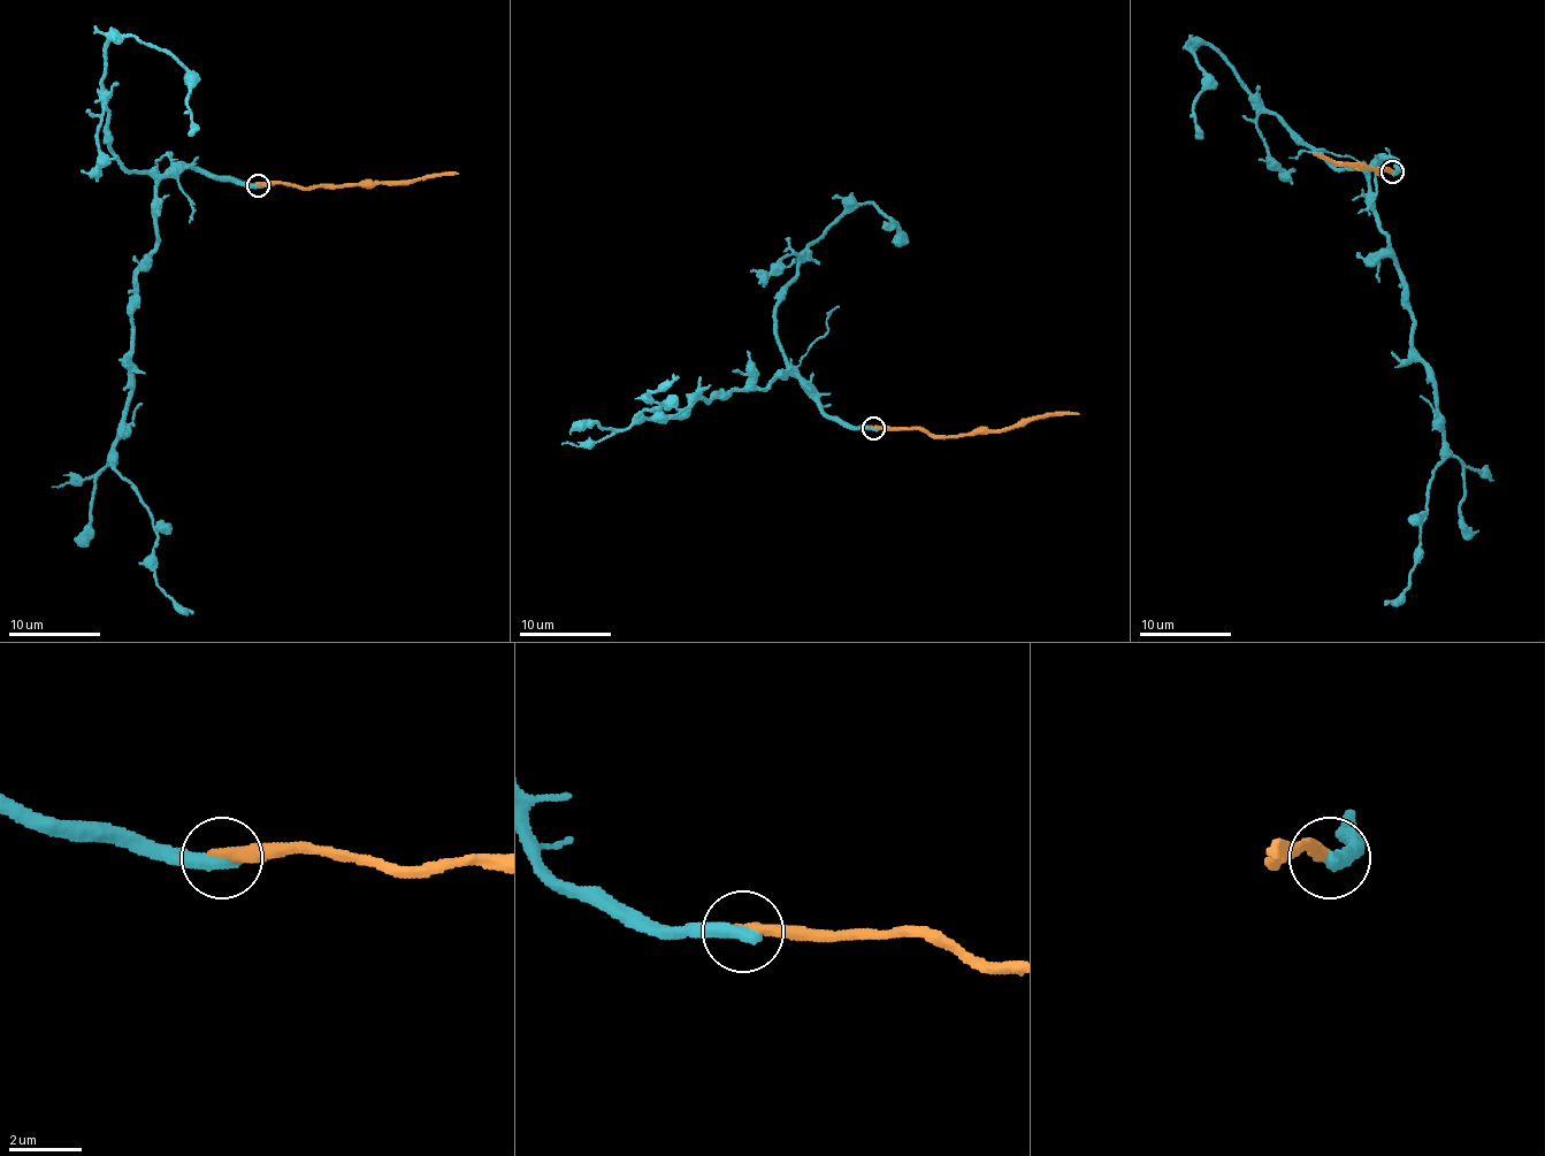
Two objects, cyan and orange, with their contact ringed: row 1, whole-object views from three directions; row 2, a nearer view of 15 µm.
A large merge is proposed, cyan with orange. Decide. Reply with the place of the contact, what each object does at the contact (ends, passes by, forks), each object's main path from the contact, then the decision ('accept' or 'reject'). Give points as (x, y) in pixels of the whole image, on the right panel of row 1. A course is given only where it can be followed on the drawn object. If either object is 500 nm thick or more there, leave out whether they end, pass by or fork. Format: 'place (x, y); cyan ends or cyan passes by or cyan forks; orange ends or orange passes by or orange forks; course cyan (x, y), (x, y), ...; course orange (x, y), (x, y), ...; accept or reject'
place (1392, 171); cyan ends; orange ends; course cyan (1393, 173), (1378, 159), (1369, 176), (1373, 213), (1435, 389), (1443, 459), (1419, 561), (1384, 605); course orange (1391, 173), (1313, 153); reject

